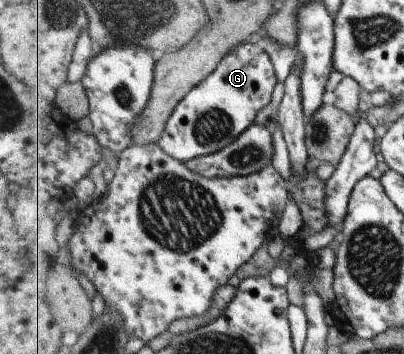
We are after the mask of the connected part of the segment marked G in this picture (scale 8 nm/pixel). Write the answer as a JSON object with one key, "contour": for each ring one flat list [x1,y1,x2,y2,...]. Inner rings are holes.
{"contour":[[261,42,241,43,179,103,158,144,167,155,184,164,191,159,221,151,231,145,241,133,245,133,249,125,253,125,257,113,263,107,271,105,277,83,275,65,264,45]]}

